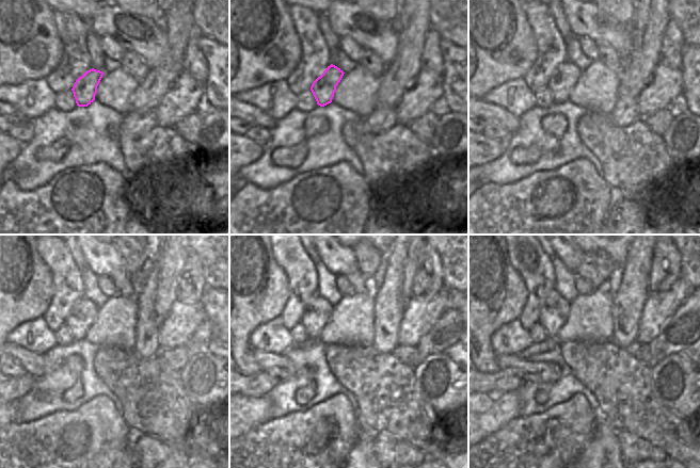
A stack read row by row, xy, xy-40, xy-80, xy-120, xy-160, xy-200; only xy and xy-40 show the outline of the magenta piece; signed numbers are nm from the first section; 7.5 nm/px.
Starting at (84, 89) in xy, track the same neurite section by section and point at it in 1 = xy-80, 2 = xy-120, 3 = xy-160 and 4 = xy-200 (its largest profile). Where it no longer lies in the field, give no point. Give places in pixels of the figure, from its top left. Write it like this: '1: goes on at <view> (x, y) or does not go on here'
1: goes on at xy-80 (565, 78)
2: goes on at xy-120 (83, 313)
3: goes on at xy-160 (318, 310)
4: goes on at xy-200 (555, 310)

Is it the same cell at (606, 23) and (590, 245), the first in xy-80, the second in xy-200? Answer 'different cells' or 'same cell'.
different cells

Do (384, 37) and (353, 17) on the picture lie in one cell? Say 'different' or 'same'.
same

